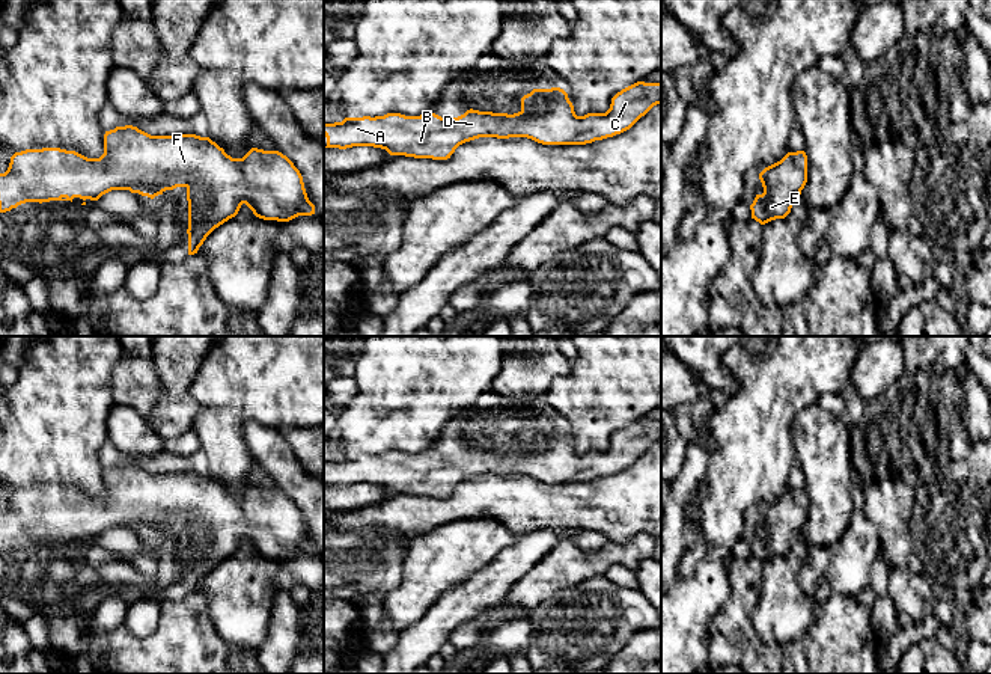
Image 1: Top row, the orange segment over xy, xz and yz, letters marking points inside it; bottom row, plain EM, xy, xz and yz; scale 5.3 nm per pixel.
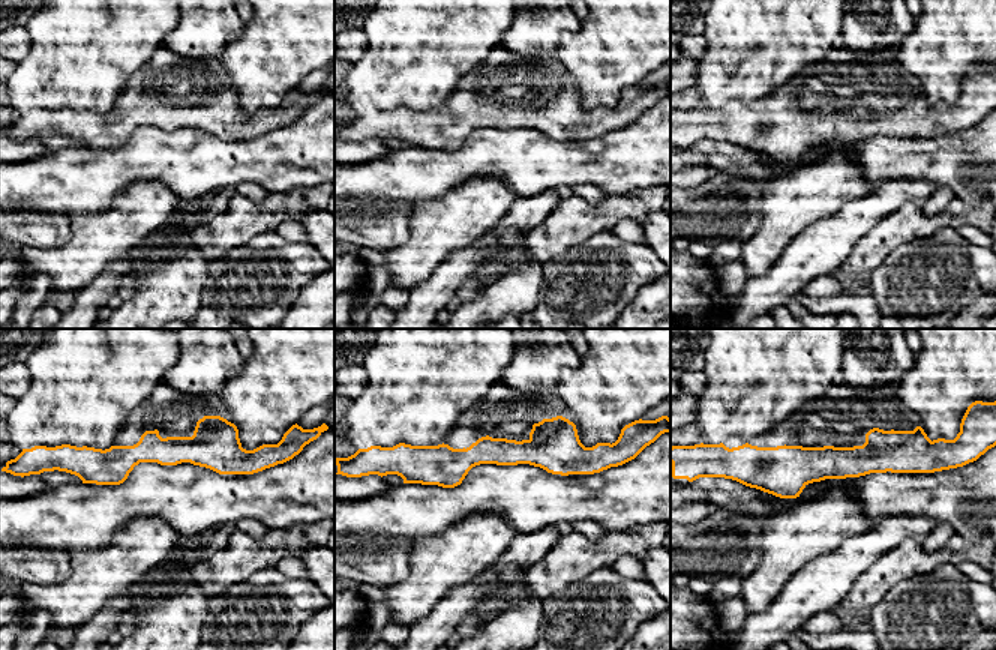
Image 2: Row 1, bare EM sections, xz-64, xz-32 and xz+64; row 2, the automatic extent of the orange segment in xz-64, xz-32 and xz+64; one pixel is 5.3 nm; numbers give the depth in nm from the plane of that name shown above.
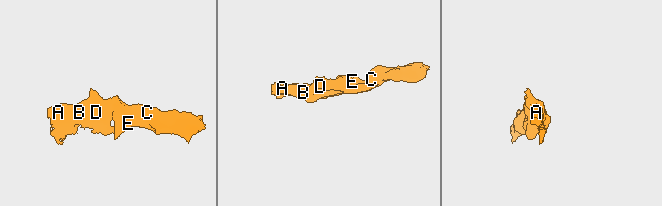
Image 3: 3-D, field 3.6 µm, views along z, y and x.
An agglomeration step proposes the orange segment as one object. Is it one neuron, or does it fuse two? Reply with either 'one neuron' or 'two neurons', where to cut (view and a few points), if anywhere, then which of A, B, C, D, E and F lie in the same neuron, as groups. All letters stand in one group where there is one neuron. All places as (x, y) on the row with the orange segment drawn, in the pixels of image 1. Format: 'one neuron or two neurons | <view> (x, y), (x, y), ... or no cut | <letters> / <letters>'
one neuron | no cut | A B C D E F

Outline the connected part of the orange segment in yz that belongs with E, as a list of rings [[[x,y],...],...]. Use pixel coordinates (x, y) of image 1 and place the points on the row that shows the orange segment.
[[[804,151],[788,152],[780,161],[759,173],[764,187],[750,205],[752,219],[765,225],[785,219],[807,182],[807,155]]]

